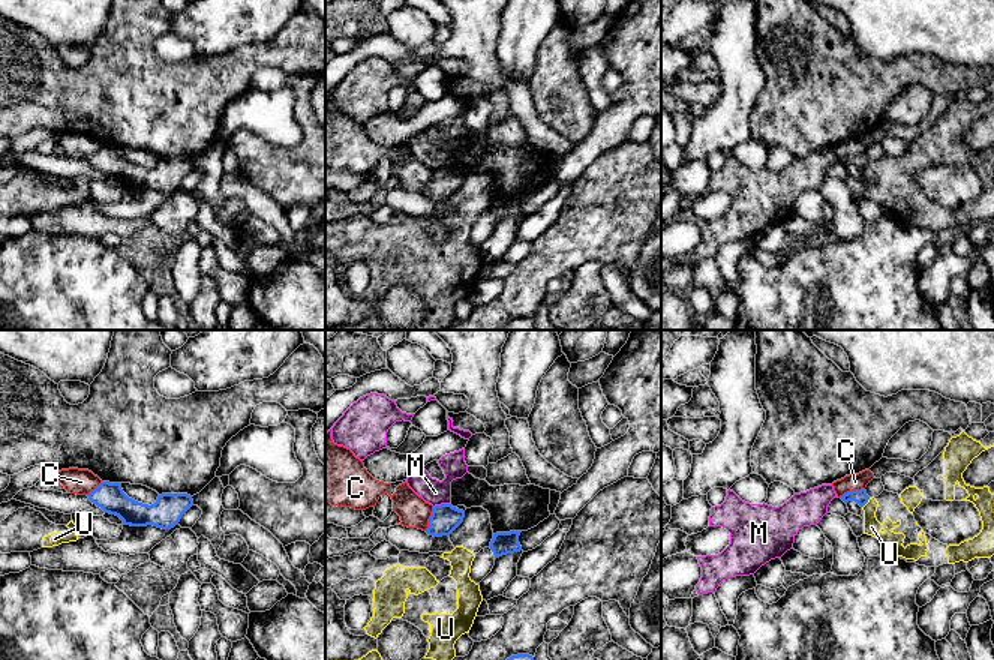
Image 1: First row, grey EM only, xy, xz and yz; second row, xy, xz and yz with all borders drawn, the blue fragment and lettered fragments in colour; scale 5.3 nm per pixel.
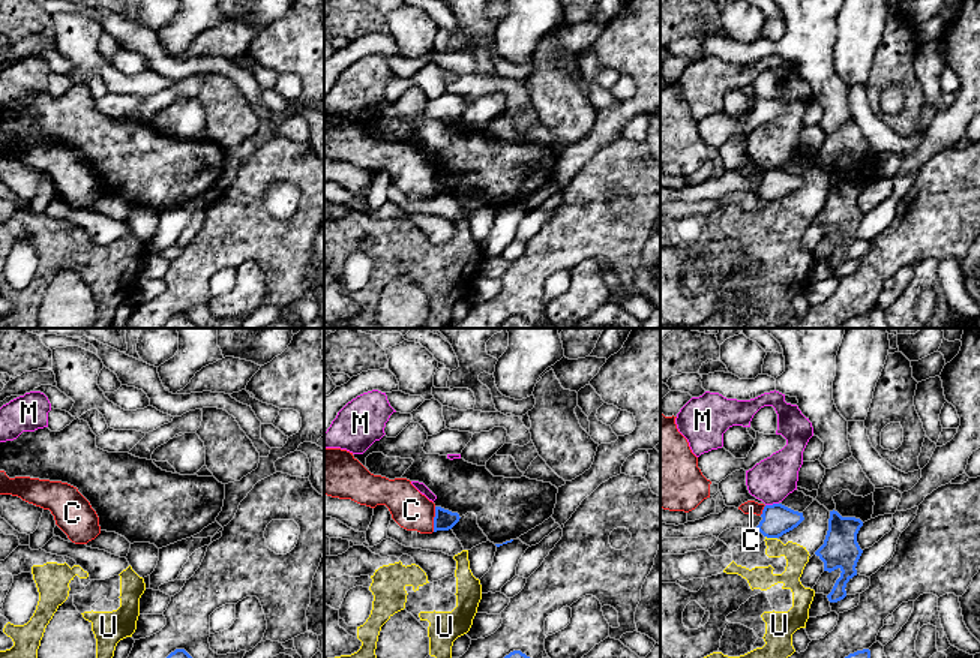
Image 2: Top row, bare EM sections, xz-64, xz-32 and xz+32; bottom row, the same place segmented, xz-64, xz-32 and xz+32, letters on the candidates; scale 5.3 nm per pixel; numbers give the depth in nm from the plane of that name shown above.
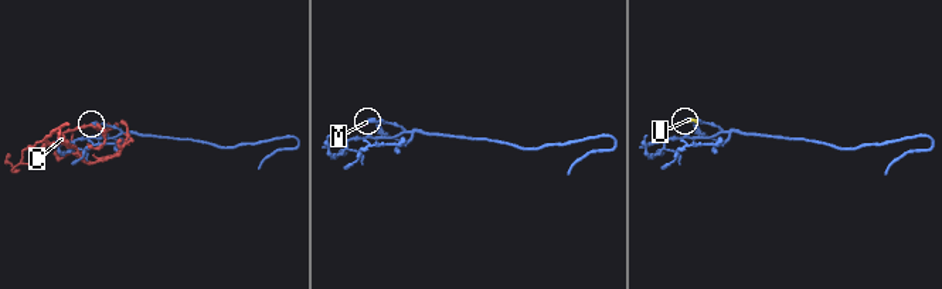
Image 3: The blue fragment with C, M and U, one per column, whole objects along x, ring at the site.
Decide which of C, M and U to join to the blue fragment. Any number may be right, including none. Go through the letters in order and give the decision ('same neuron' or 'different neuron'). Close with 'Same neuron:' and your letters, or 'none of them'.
C: different neuron
M: different neuron
U: different neuron
Same neuron: none of them

